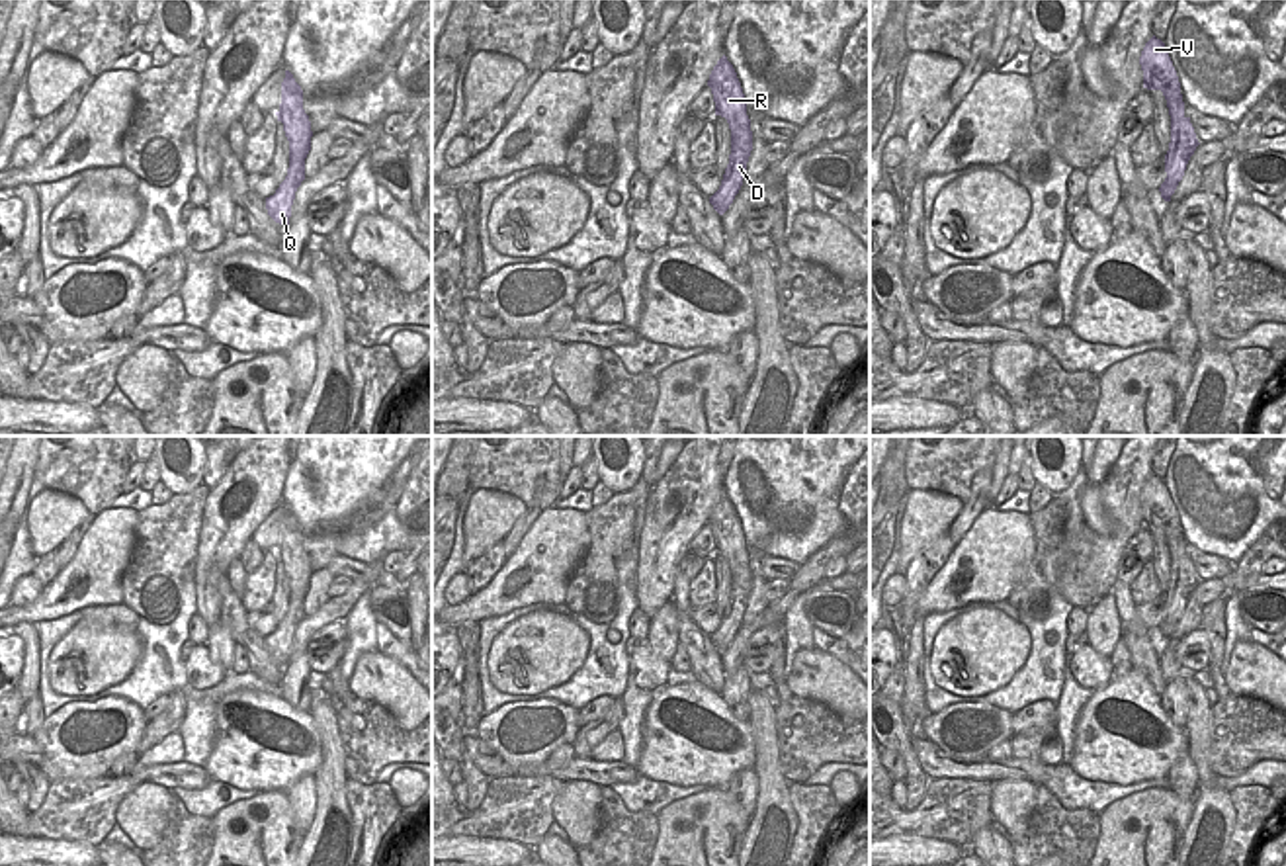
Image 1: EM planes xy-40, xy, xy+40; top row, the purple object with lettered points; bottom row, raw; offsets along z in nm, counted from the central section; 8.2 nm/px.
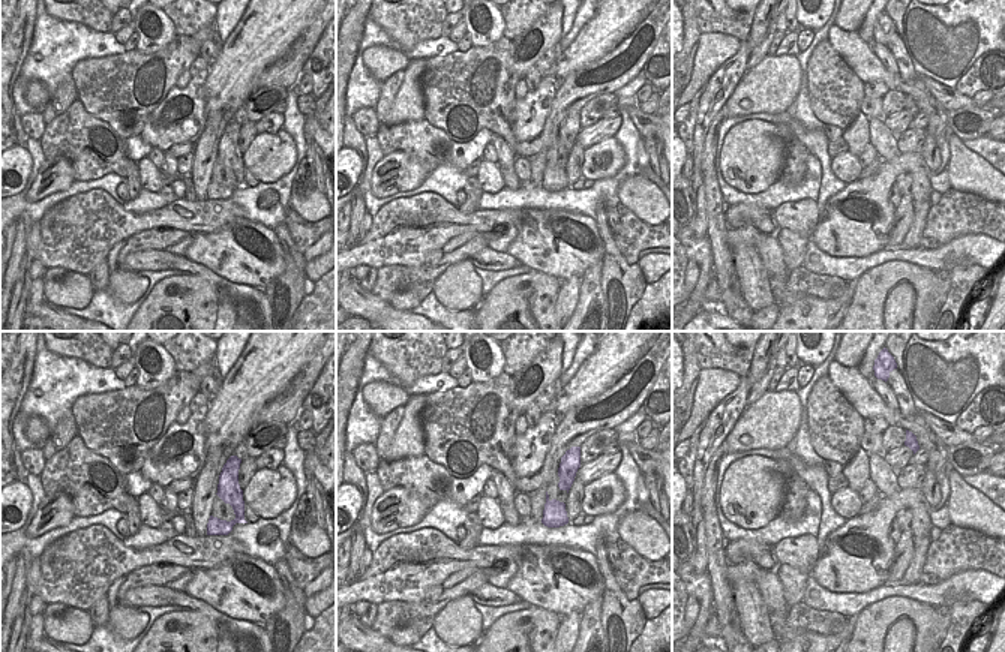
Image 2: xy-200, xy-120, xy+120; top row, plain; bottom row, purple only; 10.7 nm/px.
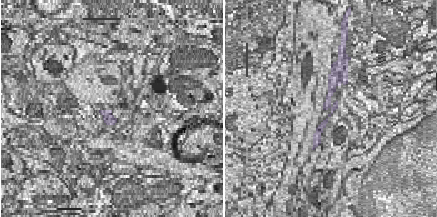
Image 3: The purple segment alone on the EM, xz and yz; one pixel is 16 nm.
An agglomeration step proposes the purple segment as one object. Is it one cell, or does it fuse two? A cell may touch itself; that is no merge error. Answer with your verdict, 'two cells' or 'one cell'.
two cells

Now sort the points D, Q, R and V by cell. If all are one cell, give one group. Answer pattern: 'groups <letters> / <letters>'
groups D Q / R V

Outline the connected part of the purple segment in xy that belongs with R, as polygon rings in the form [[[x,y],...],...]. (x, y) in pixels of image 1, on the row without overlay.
[[[723,493],[713,504],[707,524],[711,526],[715,540],[715,553],[727,557],[731,567],[731,585],[739,592],[752,588],[750,557],[747,553],[745,532],[733,502]]]

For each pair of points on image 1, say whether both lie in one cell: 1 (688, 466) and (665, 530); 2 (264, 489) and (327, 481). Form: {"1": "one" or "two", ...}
{"1": "one", "2": "two"}

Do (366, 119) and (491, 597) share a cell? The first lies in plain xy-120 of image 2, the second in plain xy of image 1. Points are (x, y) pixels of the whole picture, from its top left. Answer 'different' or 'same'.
different

